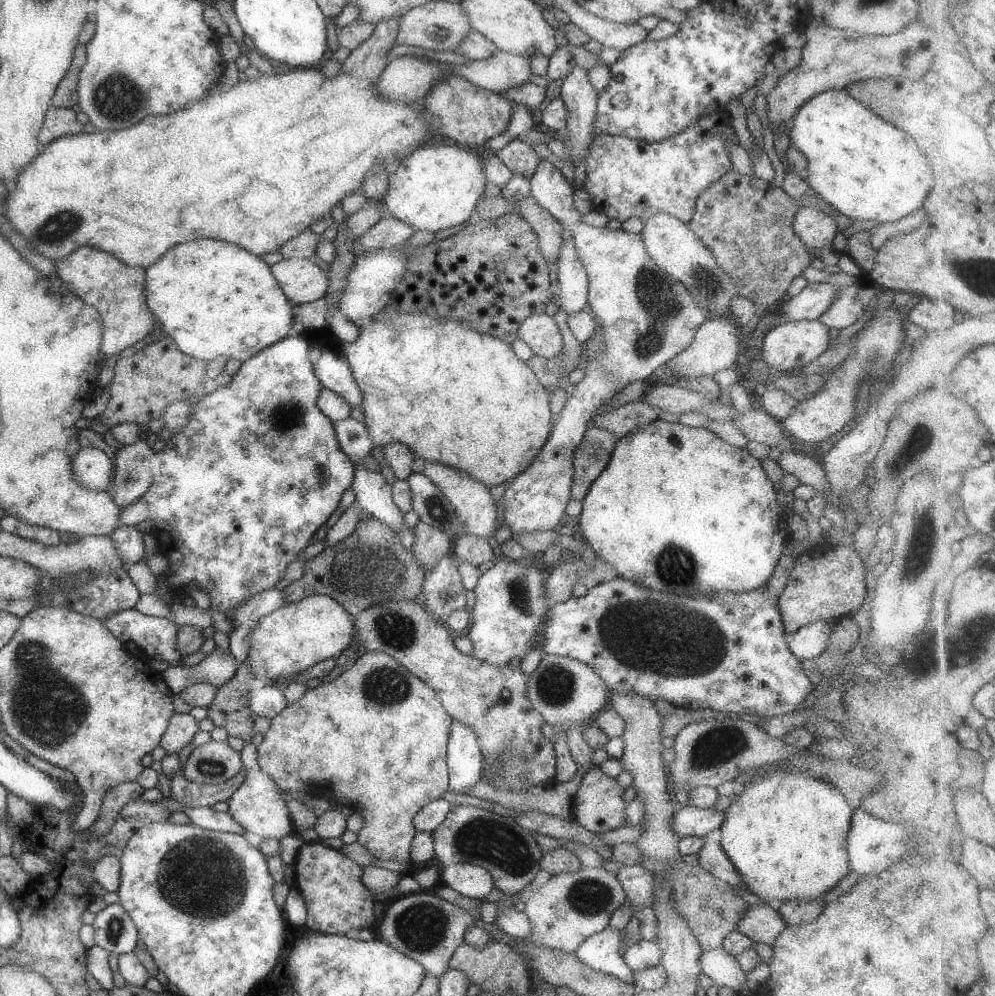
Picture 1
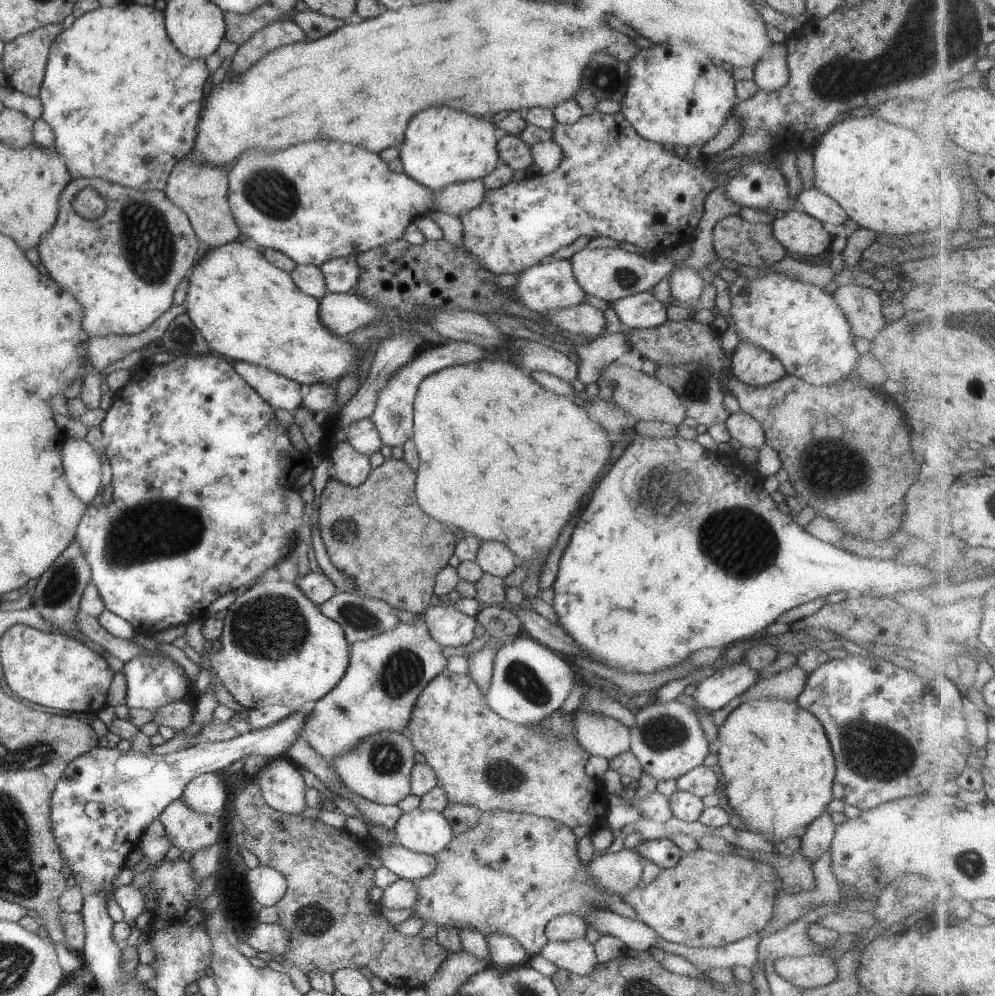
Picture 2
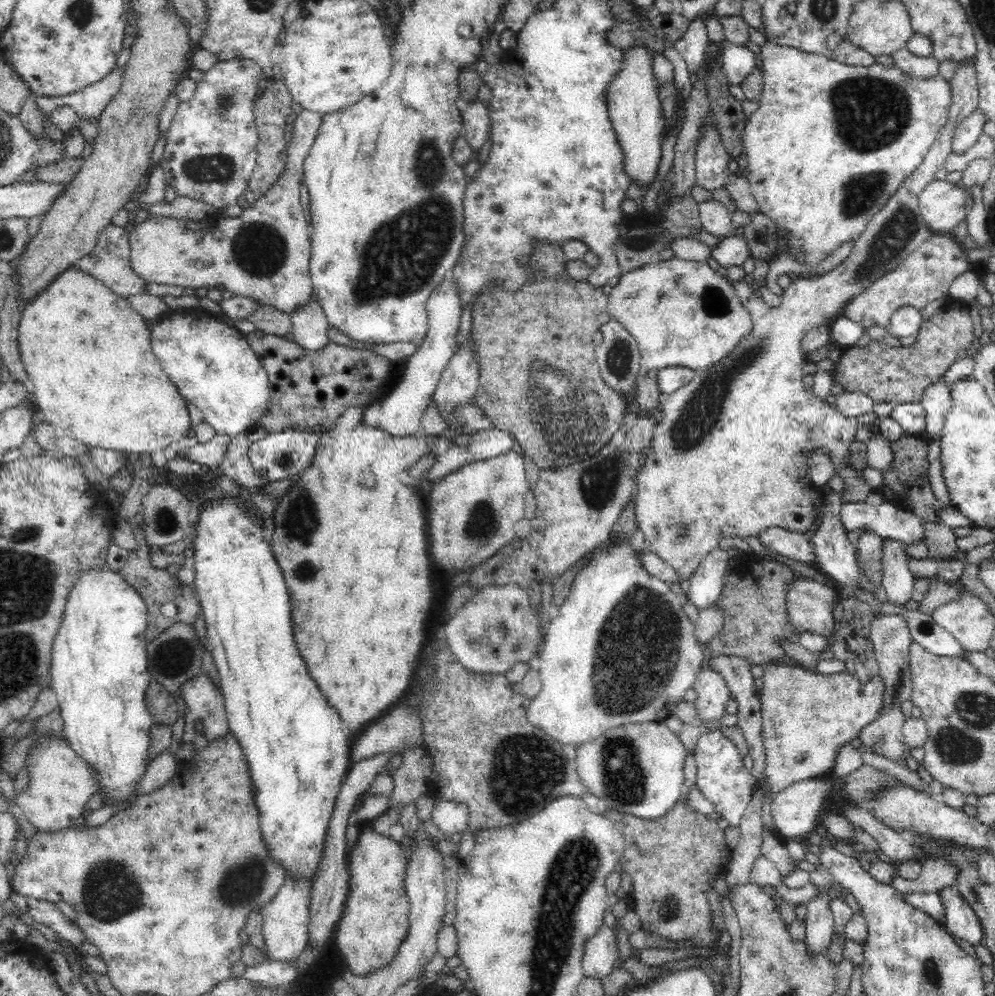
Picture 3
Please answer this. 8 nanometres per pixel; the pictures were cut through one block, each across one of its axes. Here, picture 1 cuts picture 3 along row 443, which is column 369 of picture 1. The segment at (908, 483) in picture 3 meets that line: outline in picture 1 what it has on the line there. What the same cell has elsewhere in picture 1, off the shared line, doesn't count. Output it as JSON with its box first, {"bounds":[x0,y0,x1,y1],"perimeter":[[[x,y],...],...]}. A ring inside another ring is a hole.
{"bounds":[293,841,373,935],"perimeter":[[[321,841],[303,843],[293,859],[295,887],[304,900],[307,918],[305,926],[323,934],[346,935],[350,930],[372,928],[373,893],[361,882],[363,867],[341,854],[338,850],[323,846]]]}

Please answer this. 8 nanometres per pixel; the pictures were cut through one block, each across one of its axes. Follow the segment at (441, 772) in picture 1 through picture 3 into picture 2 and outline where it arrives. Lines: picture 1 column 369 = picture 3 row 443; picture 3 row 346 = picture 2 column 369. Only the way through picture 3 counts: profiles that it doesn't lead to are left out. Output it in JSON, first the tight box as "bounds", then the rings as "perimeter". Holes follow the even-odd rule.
{"bounds":[329,731,415,805],"perimeter":[[[379,731],[367,735],[354,746],[354,749],[329,759],[329,764],[340,781],[365,801],[396,805],[410,794],[410,772],[415,764],[415,752],[411,741],[402,732]]]}

